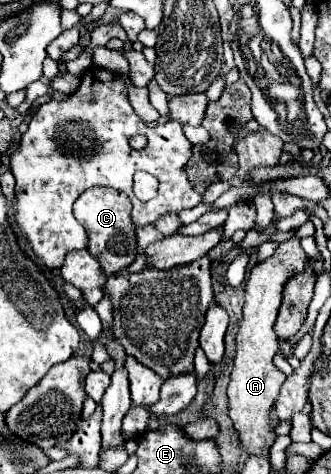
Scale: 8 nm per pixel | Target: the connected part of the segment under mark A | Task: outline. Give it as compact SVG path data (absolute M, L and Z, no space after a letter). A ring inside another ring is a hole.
M307 221L305 225L297 229L297 233L291 239L279 243L279 247L275 249L271 257L257 263L249 271L249 277L245 283L243 321L237 333L237 355L233 361L227 397L229 397L229 417L233 419L235 429L239 431L241 443L249 455L267 453L269 445L273 445L275 441L275 433L269 427L269 415L279 395L279 389L285 381L285 373L281 373L273 363L273 357L279 349L279 339L273 331L273 325L275 325L277 311L281 305L281 293L287 281L291 279L291 275L301 273L309 261L299 241L303 237L313 237L313 235L315 235L315 225Z

